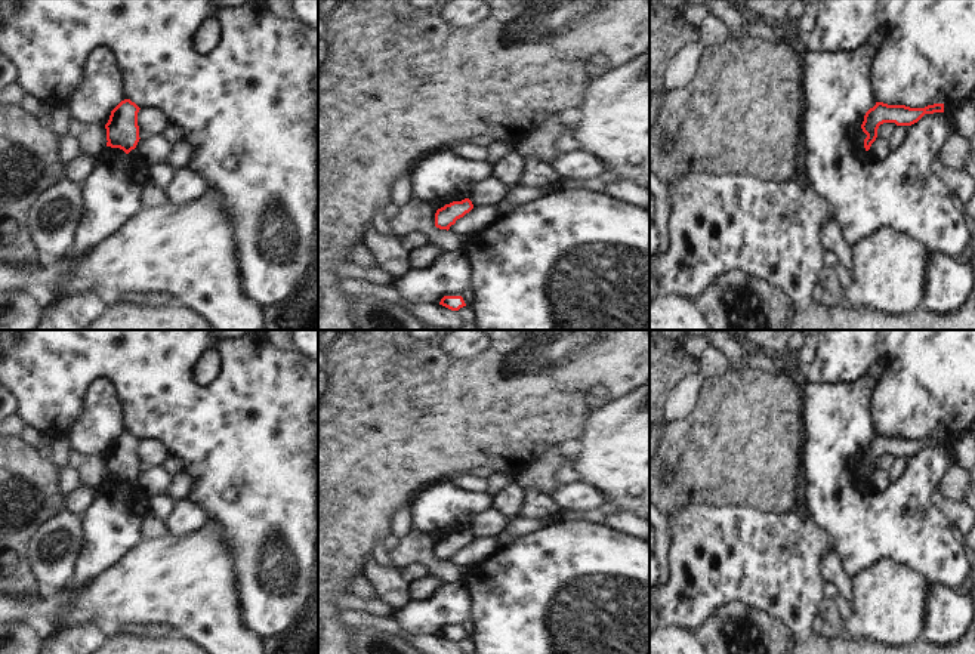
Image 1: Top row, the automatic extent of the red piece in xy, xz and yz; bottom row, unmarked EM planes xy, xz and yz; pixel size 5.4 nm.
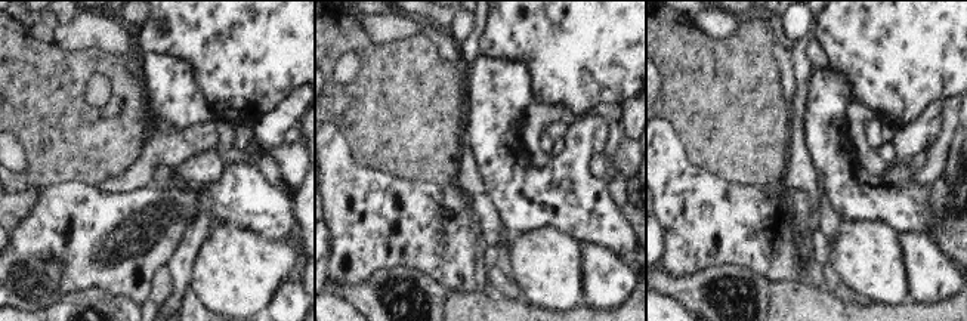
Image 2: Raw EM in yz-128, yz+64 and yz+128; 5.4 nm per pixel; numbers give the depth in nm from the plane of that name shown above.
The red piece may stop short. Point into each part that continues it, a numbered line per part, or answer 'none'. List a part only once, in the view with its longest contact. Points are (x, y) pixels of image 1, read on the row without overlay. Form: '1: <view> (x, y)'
none.

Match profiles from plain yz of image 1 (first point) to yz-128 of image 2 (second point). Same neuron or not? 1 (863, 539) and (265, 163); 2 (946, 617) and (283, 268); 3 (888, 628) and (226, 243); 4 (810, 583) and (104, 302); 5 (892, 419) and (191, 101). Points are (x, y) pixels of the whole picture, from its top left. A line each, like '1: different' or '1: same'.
1: different
2: different
3: same
4: different
5: different

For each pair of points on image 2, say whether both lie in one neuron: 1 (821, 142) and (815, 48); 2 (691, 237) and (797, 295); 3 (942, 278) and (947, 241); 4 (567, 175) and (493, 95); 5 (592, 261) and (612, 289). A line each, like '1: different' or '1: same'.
1: different
2: different
3: different
4: same
5: same

